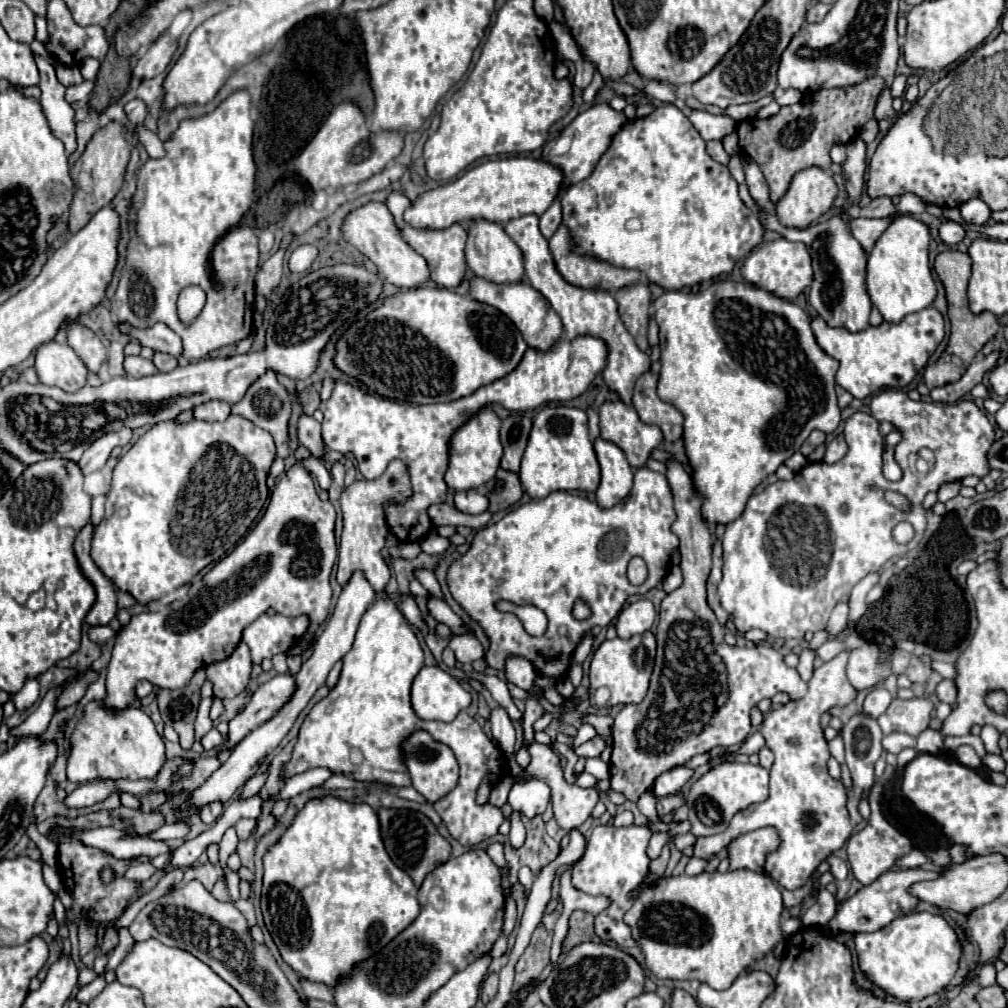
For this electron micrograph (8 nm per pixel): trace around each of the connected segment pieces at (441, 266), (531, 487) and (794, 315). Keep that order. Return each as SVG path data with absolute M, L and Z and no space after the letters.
M390 192L388 198L386 198L386 206L390 210L390 214L394 216L394 222L396 222L396 228L400 230L400 236L420 254L424 256L424 260L428 262L428 268L430 268L430 278L442 286L442 288L454 288L462 282L464 278L464 268L466 268L466 260L464 260L464 246L466 246L466 230L462 224L452 224L444 230L434 230L434 228L412 228L408 222L404 222L404 212L412 206L412 202L406 198L406 194L402 192Z
M544 406L534 418L530 442L518 476L532 498L546 498L556 490L594 492L600 484L600 466L588 438L586 412L570 406Z
M722 280L696 294L670 290L654 300L654 308L660 326L658 396L684 416L682 438L694 472L692 482L702 498L702 518L708 524L730 524L744 512L754 488L798 452L812 430L830 434L838 428L840 408L834 392L838 362L818 346L802 308L752 284Z

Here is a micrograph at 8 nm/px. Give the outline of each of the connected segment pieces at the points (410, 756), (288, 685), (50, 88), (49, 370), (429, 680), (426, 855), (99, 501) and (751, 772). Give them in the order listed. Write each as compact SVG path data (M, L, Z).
M414 730L404 742L402 742L402 762L408 768L412 786L428 800L428 802L436 802L440 796L444 796L446 792L450 792L456 782L458 782L458 762L452 754L452 750L434 740L426 730Z
M278 674L272 680L258 686L252 694L250 702L244 710L230 722L230 738L224 742L222 748L238 744L248 732L258 728L260 724L268 722L280 708L292 698L296 690L296 676L294 674Z
M36 56L38 70L40 70L40 104L48 118L50 130L56 138L60 138L66 146L66 154L76 150L76 122L74 122L74 108L66 102L64 92L66 88L58 82L54 66L48 64L42 56Z
M50 340L36 348L36 374L46 386L58 386L66 392L80 390L86 384L86 364L68 344Z
M424 666L412 682L412 708L424 720L452 722L472 702L470 692L438 666Z
M380 808L378 816L380 816L382 840L384 840L384 846L390 854L390 858L394 860L394 864L398 868L408 872L408 876L414 880L416 886L422 884L422 880L426 878L426 874L430 874L430 870L434 870L436 866L440 866L442 862L446 862L450 858L450 850L452 850L450 844L438 834L432 820L428 816L424 816L422 812Z
M96 496L92 500L92 518L90 518L90 524L96 528L104 516L104 502L106 502L106 496Z
M724 760L716 766L712 766L704 776L700 776L688 796L686 796L686 806L688 806L688 820L690 820L690 834L696 838L700 836L712 836L730 824L732 816L738 810L744 810L750 804L764 802L768 798L768 770L762 766L754 766L750 762L742 764L736 760Z

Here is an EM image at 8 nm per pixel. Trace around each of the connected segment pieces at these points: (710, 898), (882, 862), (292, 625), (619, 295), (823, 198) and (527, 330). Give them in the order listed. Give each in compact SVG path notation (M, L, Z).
M716 870L714 874L680 874L652 882L624 914L624 922L630 926L632 938L640 944L646 968L658 980L698 980L714 990L726 990L726 986L730 986L730 982L734 982L742 970L782 942L780 914L782 894L768 874L758 874L752 870Z
M872 800L872 816L868 820L868 826L862 832L850 836L850 840L848 840L848 862L852 866L854 878L860 884L870 884L870 882L874 882L874 878L888 872L894 866L894 860L898 856L902 856L902 854L906 854L910 850L912 850L910 840L902 832L898 832L892 824L886 822L886 818L880 812L878 802Z
M260 614L242 632L242 642L250 648L252 662L260 664L264 658L282 654L290 650L294 644L298 644L306 634L308 626L310 618L306 614L296 618L288 618L282 614Z
M638 282L632 286L624 286L618 288L614 294L614 300L618 302L618 314L626 326L626 330L632 334L632 338L636 340L638 348L648 352L648 310L650 310L650 300L652 294L648 290L646 284Z
M816 166L800 170L776 204L778 220L790 228L806 228L832 208L836 194L838 186L830 172Z
M474 276L474 278L470 278L470 296L478 302L490 304L490 306L498 308L500 312L504 312L516 324L516 328L522 332L526 344L538 346L538 350L546 350L546 346L550 346L550 342L554 342L554 338L560 338L564 332L560 316L554 312L550 302L536 288L532 288L532 284L528 280L520 280L514 284L496 284L496 282Z

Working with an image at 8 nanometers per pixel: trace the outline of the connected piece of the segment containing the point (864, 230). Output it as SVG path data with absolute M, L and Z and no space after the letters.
M856 218L848 224L850 234L860 242L860 246L864 248L864 254L868 256L874 242L878 240L878 236L882 234L882 230L886 230L886 226L890 224L888 218L880 218L880 220L872 220L872 218Z

